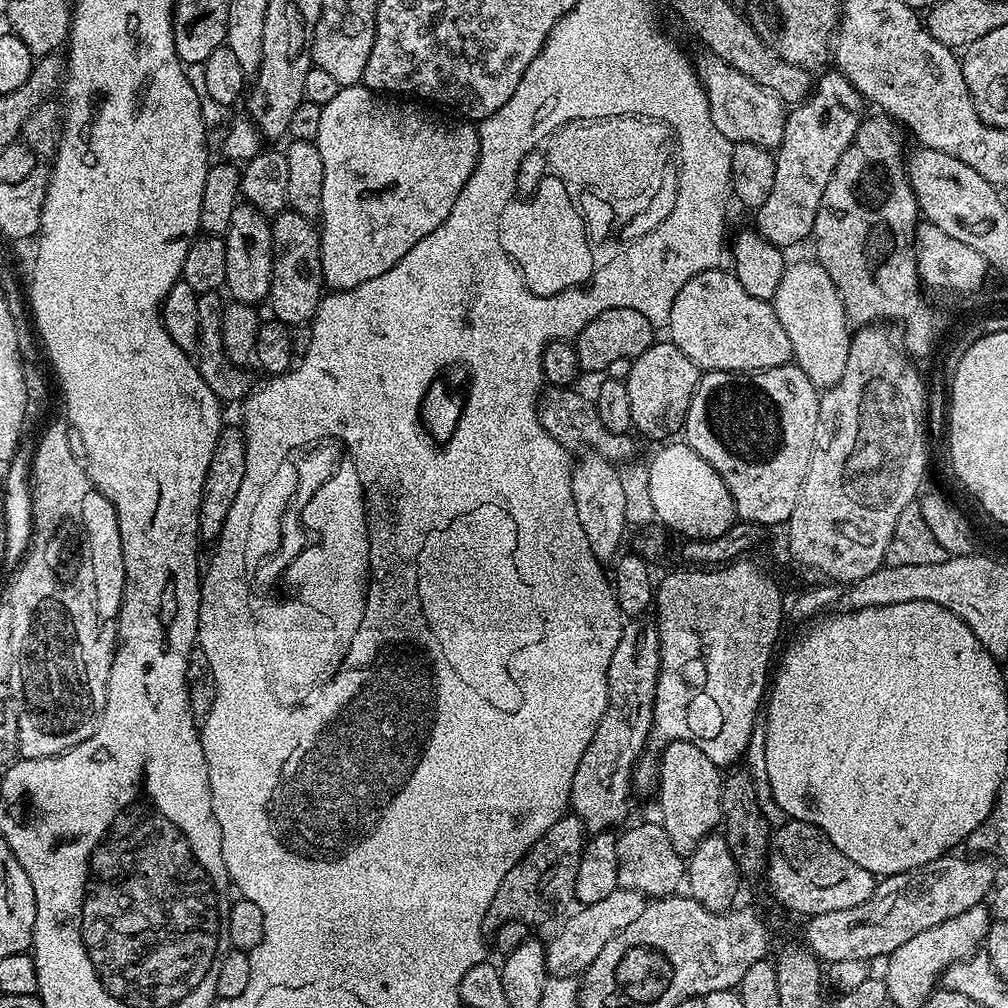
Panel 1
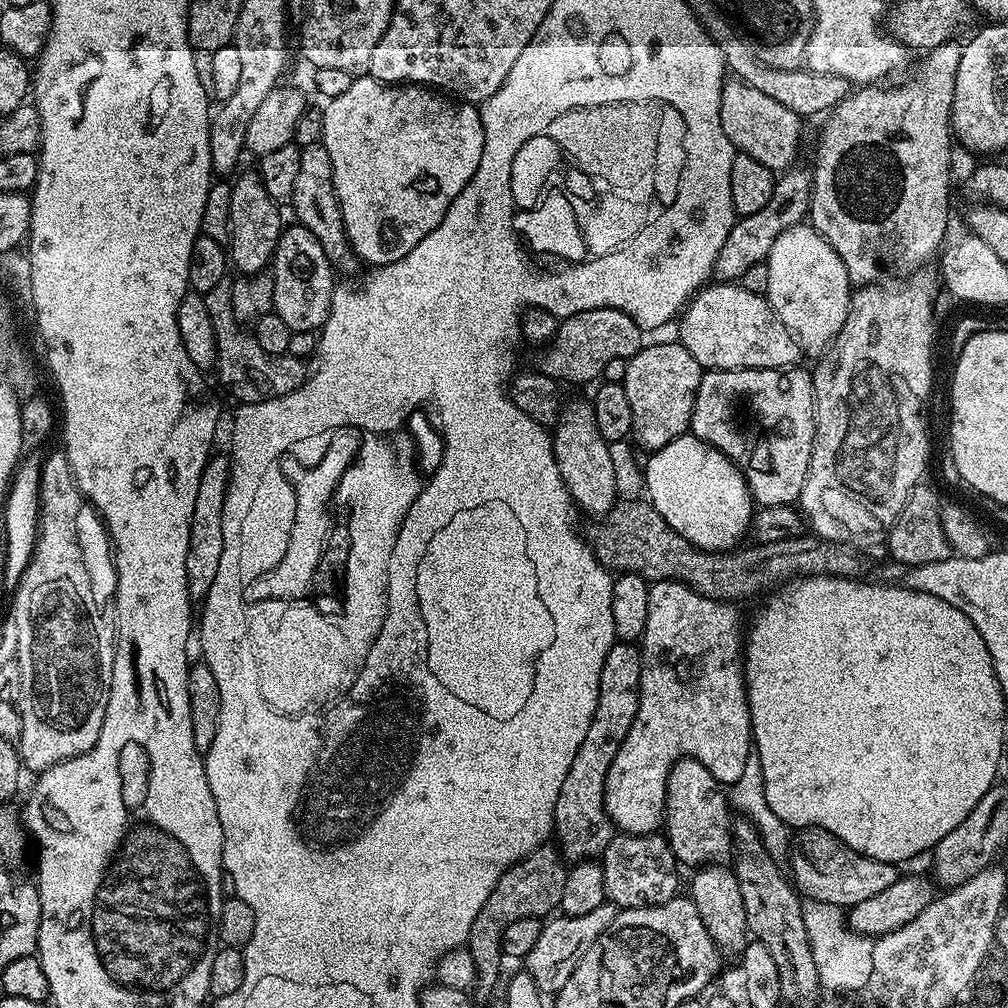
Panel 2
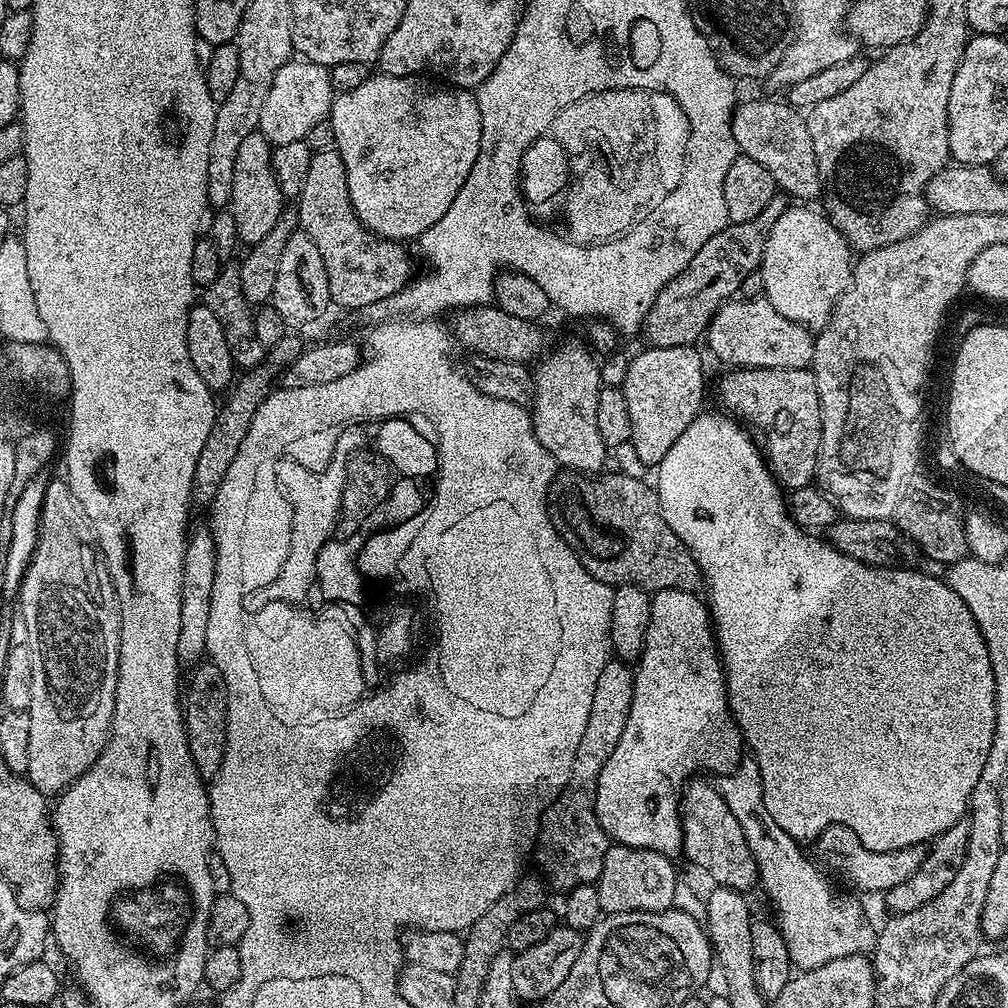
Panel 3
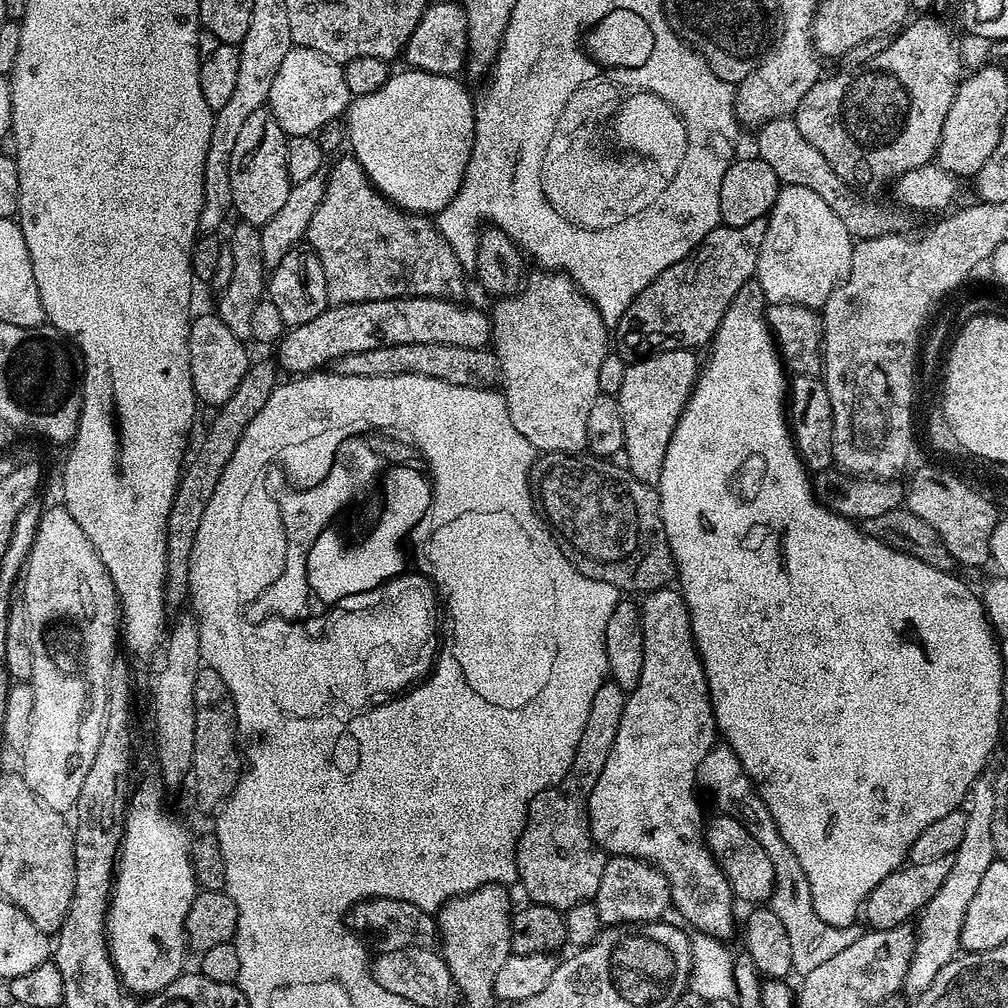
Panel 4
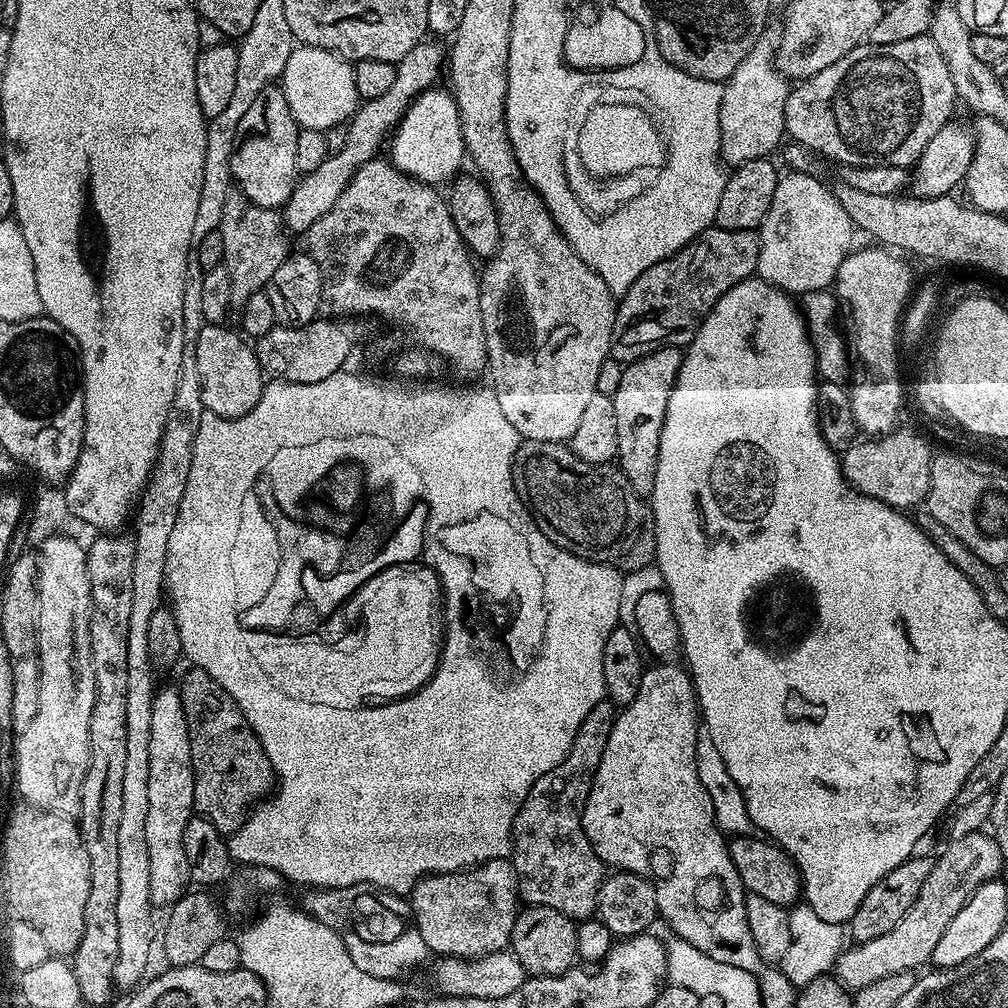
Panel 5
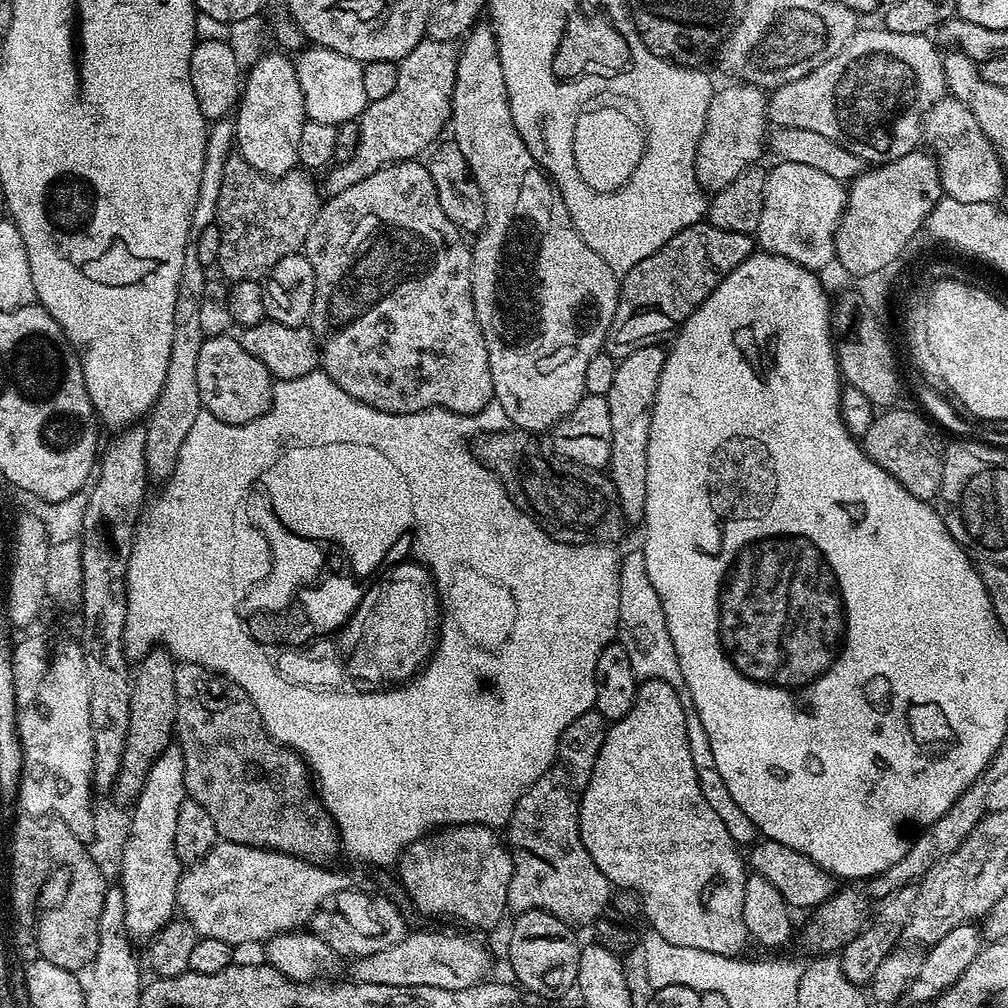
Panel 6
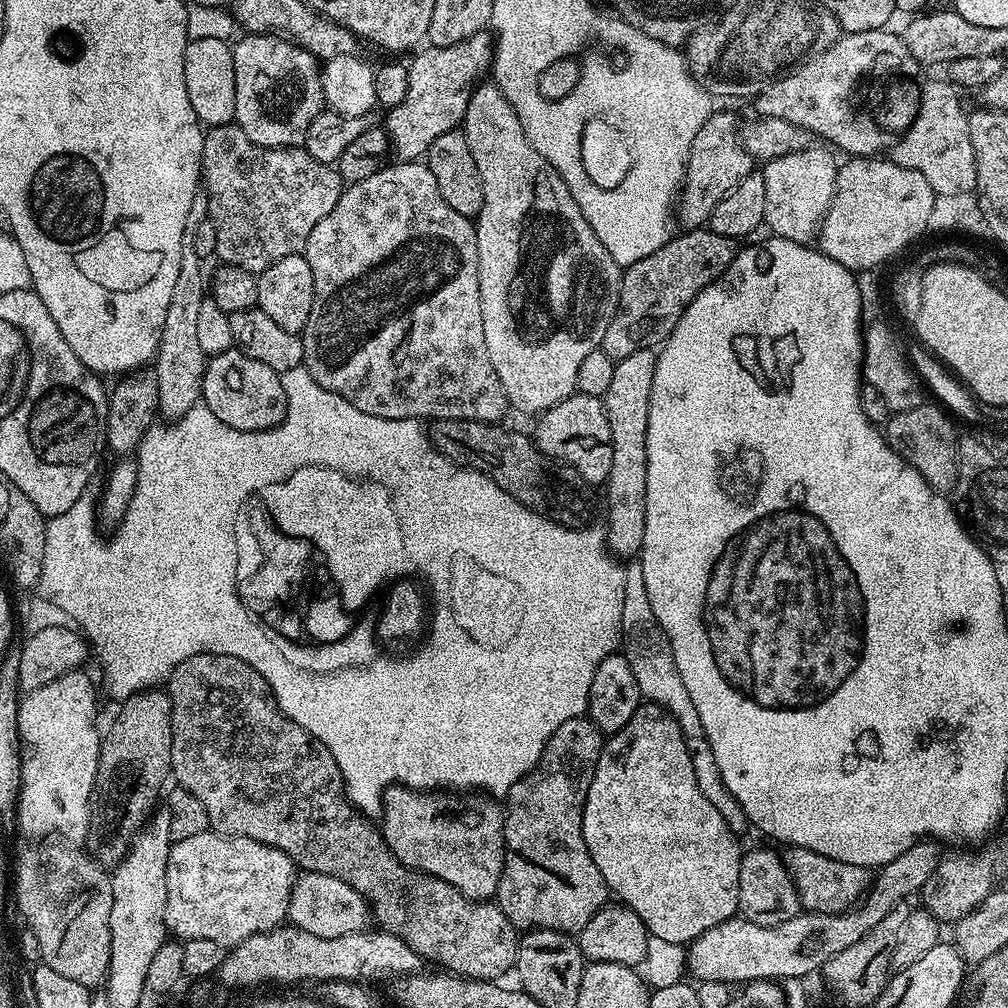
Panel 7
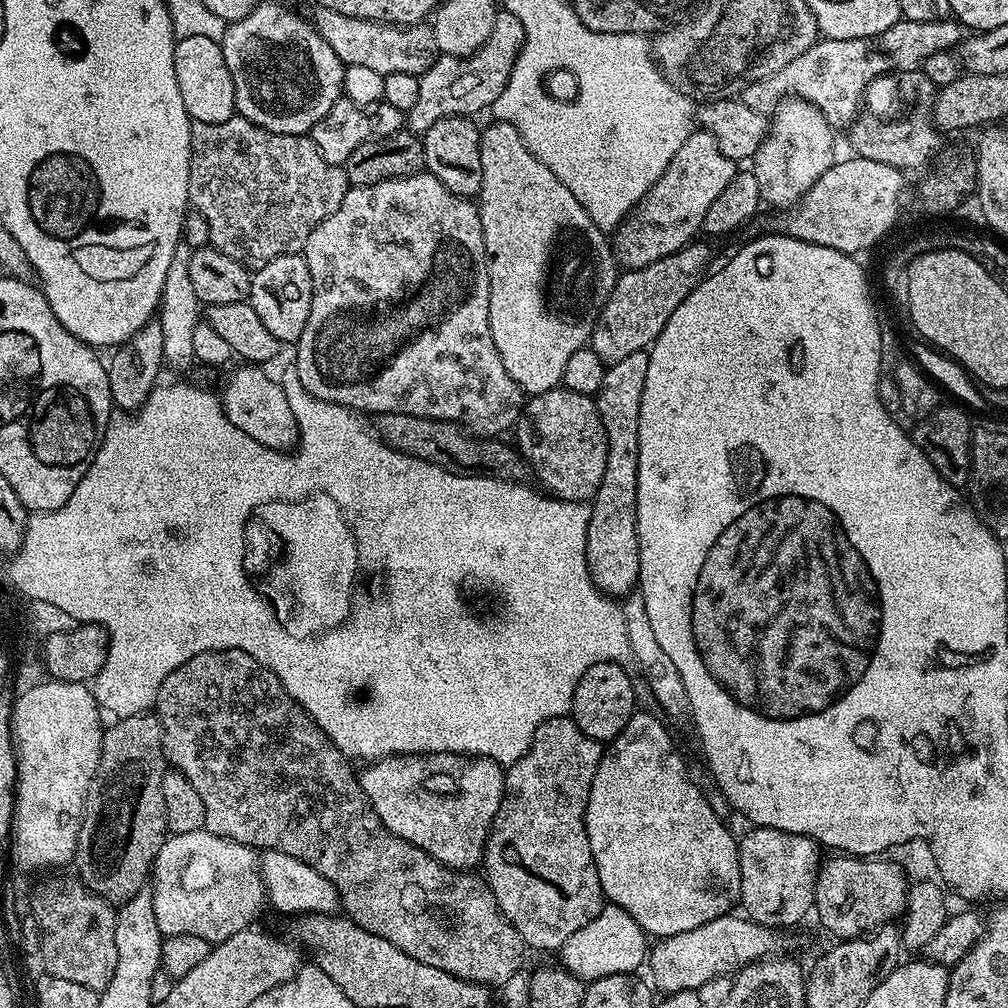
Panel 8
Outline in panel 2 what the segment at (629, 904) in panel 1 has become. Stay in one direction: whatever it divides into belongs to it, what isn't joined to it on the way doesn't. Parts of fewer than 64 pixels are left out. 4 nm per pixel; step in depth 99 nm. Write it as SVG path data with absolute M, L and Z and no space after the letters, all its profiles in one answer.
M606 902L598 906L598 910L590 910L590 914L560 914L557 915L557 920L549 919L544 924L542 934L538 934L538 942L534 942L534 950L530 950L526 958L526 970L540 987L541 993L555 994L562 990L562 986L566 986L570 974L574 974L578 962L582 962L586 950L590 950L590 946L598 942L598 938L610 926L610 922L614 922L617 911L616 905Z

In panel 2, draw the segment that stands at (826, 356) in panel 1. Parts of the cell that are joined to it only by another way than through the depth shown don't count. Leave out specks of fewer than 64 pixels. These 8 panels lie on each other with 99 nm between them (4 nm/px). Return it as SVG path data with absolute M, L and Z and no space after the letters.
M801 222L778 236L766 263L768 305L799 340L803 355L816 358L829 351L832 341L846 322L854 291L846 266L842 266L842 260L830 242L826 242L826 238L822 238L811 223Z

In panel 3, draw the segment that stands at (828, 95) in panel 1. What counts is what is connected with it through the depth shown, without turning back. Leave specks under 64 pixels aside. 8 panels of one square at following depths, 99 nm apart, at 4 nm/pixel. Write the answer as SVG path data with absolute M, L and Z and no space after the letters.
M777 194L770 198L770 203L762 209L758 218L750 218L750 222L729 223L658 294L654 306L650 306L650 314L646 314L642 327L642 336L648 339L647 343L654 348L666 346L695 345L696 339L703 337L708 331L708 323L723 304L727 304L743 289L746 278L758 271L764 251L766 238L770 238L770 230L778 218L790 207L787 195Z

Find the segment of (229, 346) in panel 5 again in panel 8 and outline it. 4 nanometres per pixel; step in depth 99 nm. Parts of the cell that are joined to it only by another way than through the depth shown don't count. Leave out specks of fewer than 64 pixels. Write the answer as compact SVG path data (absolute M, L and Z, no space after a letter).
M240 366L228 376L222 391L224 416L242 430L242 434L250 434L254 442L262 442L267 448L288 450L299 441L300 431L294 418L294 410L290 410L288 392L272 376L264 373L260 366Z

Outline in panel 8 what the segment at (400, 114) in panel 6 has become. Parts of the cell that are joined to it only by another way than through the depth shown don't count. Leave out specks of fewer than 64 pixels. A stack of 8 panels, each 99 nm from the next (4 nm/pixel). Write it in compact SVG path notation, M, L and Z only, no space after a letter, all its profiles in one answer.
M506 10L497 11L494 18L494 30L490 30L490 38L486 38L486 42L475 54L466 57L437 55L436 61L419 76L418 99L406 113L407 127L417 134L422 134L426 130L430 130L430 126L434 126L434 122L441 120L443 116L466 116L472 118L477 115L475 112L480 112L483 108L484 111L491 109L492 105L496 103L498 94L502 94L523 45L524 31L522 30L522 22L518 22L518 18L514 18L514 14L510 14Z

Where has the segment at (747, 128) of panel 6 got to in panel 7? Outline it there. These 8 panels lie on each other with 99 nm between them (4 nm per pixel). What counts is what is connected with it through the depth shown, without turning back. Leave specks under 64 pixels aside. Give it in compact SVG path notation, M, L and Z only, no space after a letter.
M713 111L702 122L702 130L694 134L694 146L690 146L688 165L684 171L684 183L678 193L678 203L674 208L677 221L684 223L685 229L703 228L710 214L734 186L746 175L754 171L754 161L749 152L740 145L740 133L736 116L732 112Z

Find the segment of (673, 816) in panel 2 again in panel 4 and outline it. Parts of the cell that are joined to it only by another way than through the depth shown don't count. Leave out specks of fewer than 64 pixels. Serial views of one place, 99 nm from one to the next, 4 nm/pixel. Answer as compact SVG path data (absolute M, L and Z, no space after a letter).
M716 814L704 825L704 841L708 843L710 854L716 860L716 865L722 870L722 874L726 874L726 882L730 882L730 890L733 897L737 901L745 900L748 906L760 906L772 899L772 885L776 879L774 870L770 866L770 858L766 858L766 850L762 850L762 846L758 846L758 838L754 838L750 834L750 830L746 830L746 826L742 826L742 822L738 822L734 818L723 814Z

